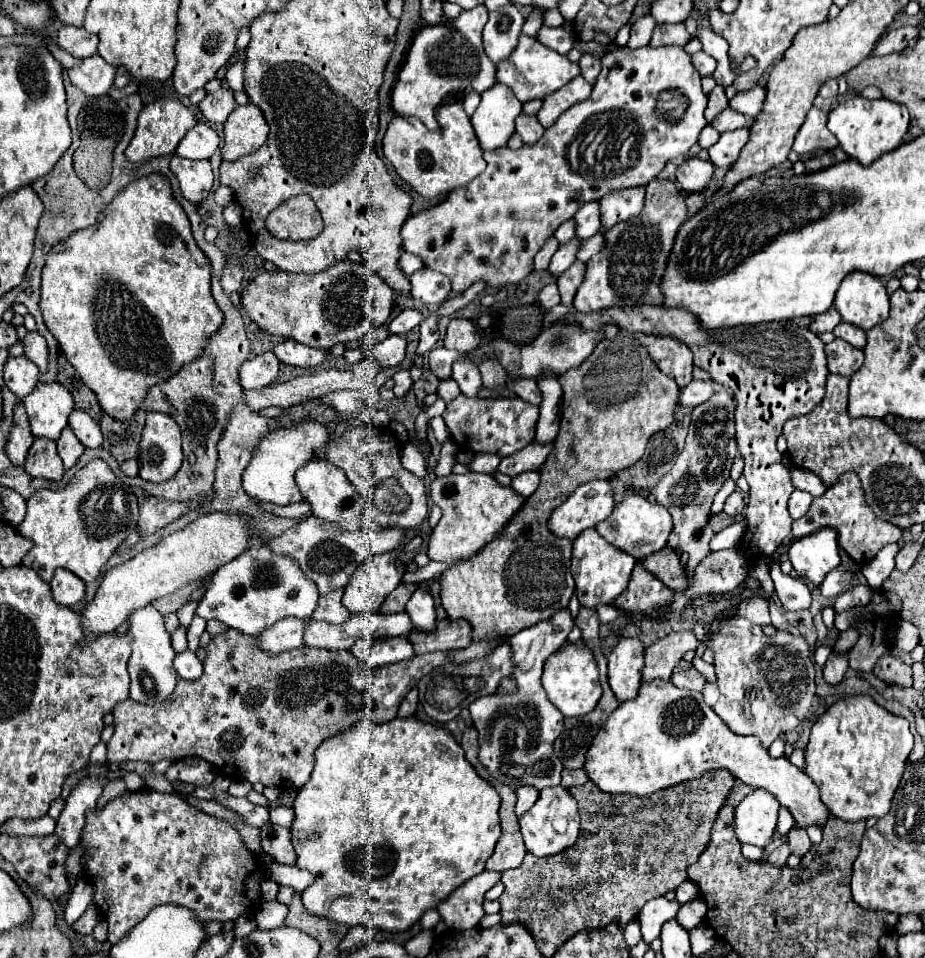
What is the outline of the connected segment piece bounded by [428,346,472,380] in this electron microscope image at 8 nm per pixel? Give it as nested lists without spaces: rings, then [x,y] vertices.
[[[442,346],[430,350],[430,360],[428,360],[428,368],[430,372],[438,378],[438,380],[450,380],[452,378],[452,364],[456,362],[456,358],[460,356],[472,356],[470,354],[456,354],[454,350],[446,350]]]

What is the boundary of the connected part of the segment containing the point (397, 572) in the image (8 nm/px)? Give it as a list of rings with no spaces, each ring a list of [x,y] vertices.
[[[392,552],[370,558],[350,576],[342,604],[350,614],[378,612],[386,596],[402,582],[404,572],[404,562]]]

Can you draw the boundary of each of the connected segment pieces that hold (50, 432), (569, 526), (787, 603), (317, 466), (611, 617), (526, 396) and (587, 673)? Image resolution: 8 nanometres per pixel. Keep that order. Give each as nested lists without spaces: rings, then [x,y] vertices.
[[[40,382],[24,400],[34,436],[58,440],[74,410],[72,394],[58,382]]]
[[[592,480],[580,486],[564,504],[560,504],[548,526],[554,534],[574,540],[582,530],[594,528],[598,522],[606,520],[614,510],[614,498],[608,480]]]
[[[770,562],[770,576],[774,580],[776,594],[788,612],[796,612],[802,608],[810,608],[810,588],[792,576],[786,576],[780,572],[778,562]]]
[[[312,458],[302,468],[296,470],[294,480],[296,480],[304,500],[312,506],[314,516],[318,516],[326,522],[340,524],[342,528],[348,528],[348,530],[356,530],[356,528],[362,528],[368,524],[368,516],[364,514],[366,502],[362,502],[362,498],[358,498],[356,488],[348,482],[344,472],[338,466],[334,466],[332,462],[328,462],[324,458]]]
[[[600,604],[596,610],[598,610],[598,616],[600,616],[602,624],[614,622],[618,618],[618,614],[620,614],[620,610],[616,606],[612,606],[612,604]]]
[[[508,378],[506,384],[508,384],[508,390],[512,390],[522,400],[526,400],[526,402],[530,402],[534,406],[540,406],[542,404],[542,394],[540,394],[538,382],[534,378],[518,378],[516,382]]]
[[[560,648],[544,664],[542,686],[548,694],[548,700],[566,718],[588,714],[602,696],[602,688],[600,688],[600,680],[598,680],[598,662],[596,662],[594,654],[588,648]]]

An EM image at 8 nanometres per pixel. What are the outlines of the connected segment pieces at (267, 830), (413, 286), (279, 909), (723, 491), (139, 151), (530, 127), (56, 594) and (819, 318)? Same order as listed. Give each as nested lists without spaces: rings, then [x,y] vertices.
[[[266,824],[260,828],[260,832],[262,832],[262,850],[266,850],[266,854],[270,854],[280,864],[296,866],[298,858],[296,858],[296,852],[292,848],[290,832],[286,828]]]
[[[418,270],[410,276],[410,296],[414,300],[420,300],[424,304],[442,304],[450,294],[450,284],[446,282],[446,278],[442,278],[442,274],[434,274],[432,270]]]
[[[264,902],[256,914],[256,924],[260,930],[270,930],[270,928],[282,928],[288,916],[288,908],[280,902]]]
[[[728,478],[726,482],[724,482],[724,486],[720,488],[720,492],[716,494],[716,498],[714,498],[714,504],[712,504],[712,514],[718,514],[720,510],[722,510],[722,504],[724,504],[724,500],[732,494],[737,488],[736,482],[732,480],[732,478]]]
[[[158,98],[150,104],[146,104],[138,116],[138,128],[136,134],[126,148],[126,158],[130,162],[144,162],[152,156],[164,156],[172,154],[178,146],[178,142],[184,138],[184,134],[196,124],[196,116],[178,100],[178,98]]]
[[[520,112],[520,116],[516,118],[516,132],[522,136],[524,144],[534,144],[544,134],[544,128],[536,116]]]
[[[58,568],[50,582],[50,590],[52,590],[52,598],[56,604],[72,606],[80,602],[84,596],[84,582],[70,570]]]
[[[830,308],[830,310],[822,312],[822,314],[812,316],[810,330],[816,332],[816,334],[818,334],[818,332],[832,332],[840,322],[842,322],[842,318],[840,318],[838,310],[836,310],[836,308]]]

